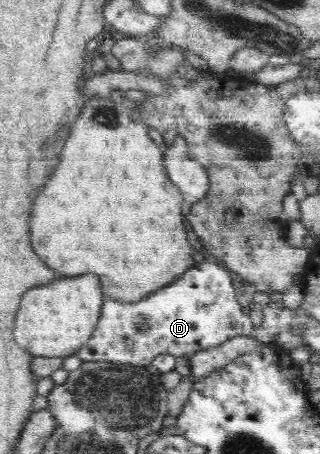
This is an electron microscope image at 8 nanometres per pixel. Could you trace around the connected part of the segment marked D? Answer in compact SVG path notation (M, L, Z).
M208 258L196 267L190 267L182 278L176 279L174 283L139 302L105 301L96 330L75 354L83 362L117 362L144 367L151 365L152 360L160 354L170 354L176 358L191 356L197 351L216 347L233 337L250 336L254 327L250 317L242 312L242 307L236 301L236 289L232 285L232 280L231 272L222 263Z

